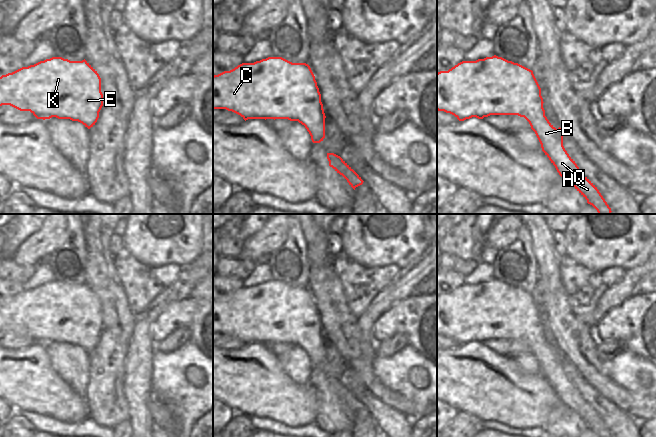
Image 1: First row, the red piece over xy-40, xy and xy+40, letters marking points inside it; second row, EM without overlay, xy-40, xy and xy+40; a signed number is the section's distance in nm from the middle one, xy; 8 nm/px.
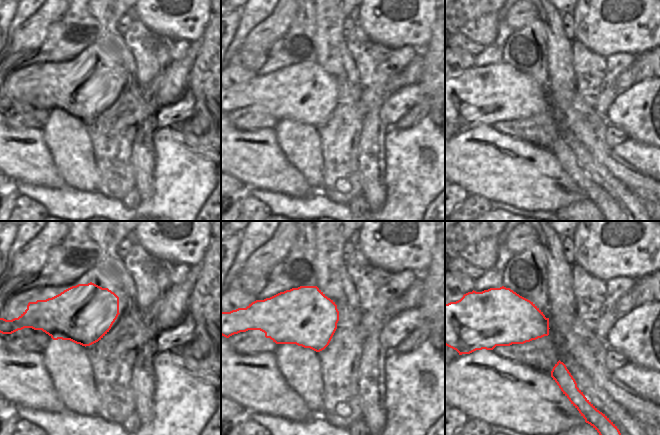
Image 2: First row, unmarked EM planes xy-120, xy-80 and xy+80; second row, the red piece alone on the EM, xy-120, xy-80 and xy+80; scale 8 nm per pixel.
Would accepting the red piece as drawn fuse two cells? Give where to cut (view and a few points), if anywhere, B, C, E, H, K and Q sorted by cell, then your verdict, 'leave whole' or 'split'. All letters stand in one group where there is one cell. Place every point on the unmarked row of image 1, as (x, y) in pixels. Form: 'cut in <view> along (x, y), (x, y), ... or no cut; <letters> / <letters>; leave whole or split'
no cut; B C E H K Q; leave whole

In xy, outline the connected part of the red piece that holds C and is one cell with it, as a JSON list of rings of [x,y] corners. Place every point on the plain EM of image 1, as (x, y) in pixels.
[[[268,281],[254,287],[242,287],[230,295],[213,300],[213,333],[226,333],[248,343],[288,343],[305,350],[313,367],[325,362],[325,337],[315,300],[306,287],[292,287],[282,281]]]

